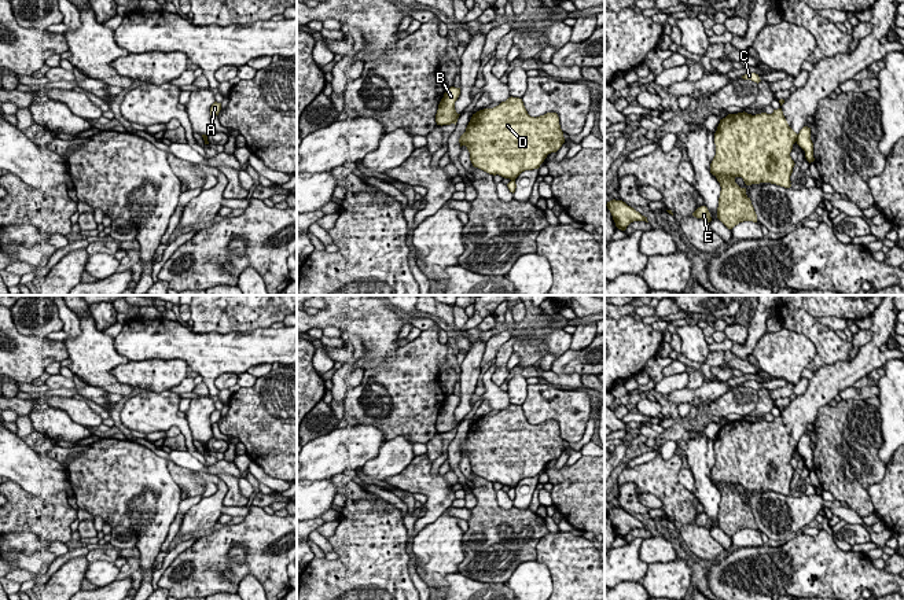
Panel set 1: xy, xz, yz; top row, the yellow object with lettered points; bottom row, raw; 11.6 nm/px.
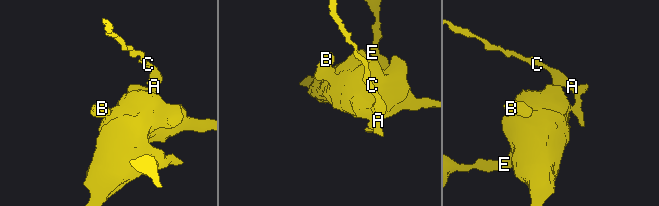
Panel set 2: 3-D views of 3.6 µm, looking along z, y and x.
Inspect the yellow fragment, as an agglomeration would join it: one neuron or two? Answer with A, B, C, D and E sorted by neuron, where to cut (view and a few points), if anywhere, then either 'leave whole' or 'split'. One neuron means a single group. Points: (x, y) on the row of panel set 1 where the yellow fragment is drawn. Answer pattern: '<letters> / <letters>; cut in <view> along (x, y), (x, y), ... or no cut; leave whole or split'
A C / B D E; cut in yz along (798, 135), (796, 140); split

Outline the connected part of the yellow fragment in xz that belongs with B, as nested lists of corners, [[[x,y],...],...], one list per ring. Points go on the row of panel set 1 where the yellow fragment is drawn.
[[[451,86],[444,93],[444,97],[441,99],[438,104],[438,110],[436,114],[436,122],[437,125],[451,125],[457,122],[457,118],[460,114],[455,110],[455,102],[457,100],[460,95],[460,88]]]

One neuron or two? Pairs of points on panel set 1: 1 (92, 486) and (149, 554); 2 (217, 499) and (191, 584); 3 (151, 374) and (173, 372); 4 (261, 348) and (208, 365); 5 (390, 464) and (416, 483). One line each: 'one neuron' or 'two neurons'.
1: one neuron
2: two neurons
3: one neuron
4: one neuron
5: two neurons

